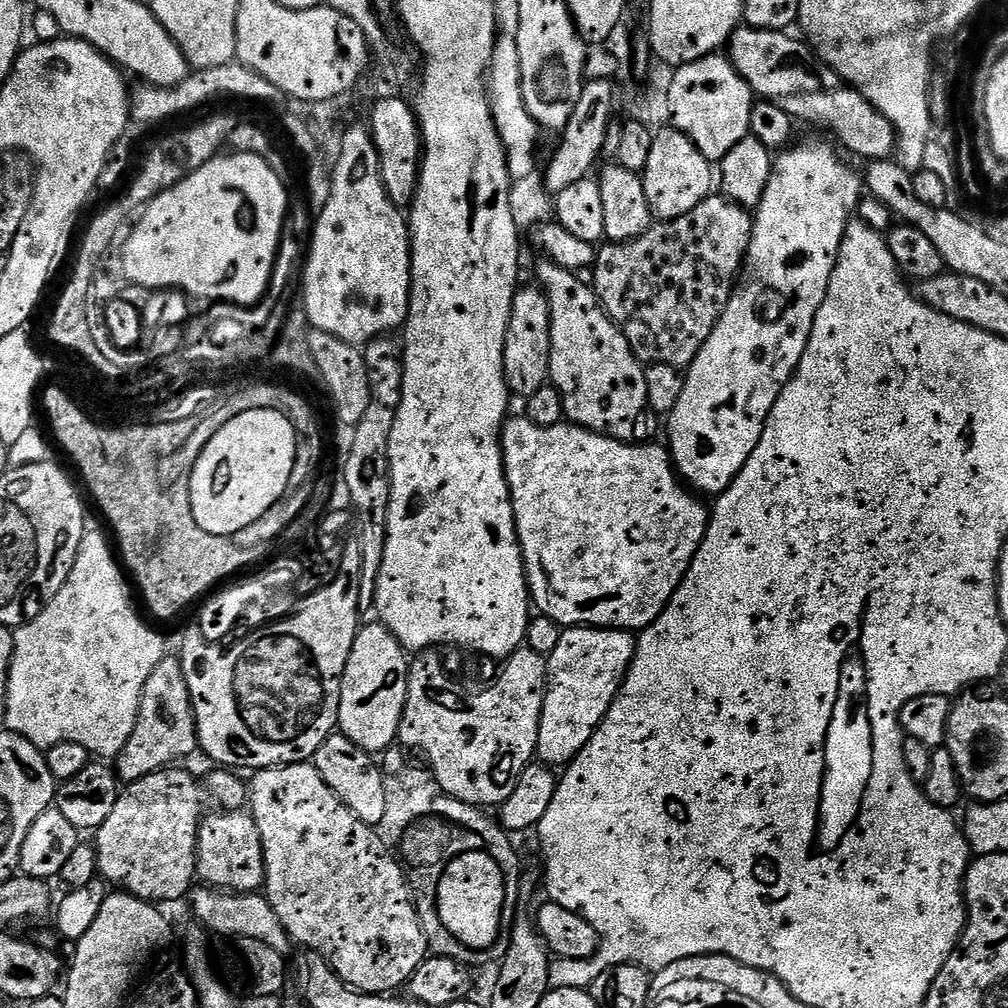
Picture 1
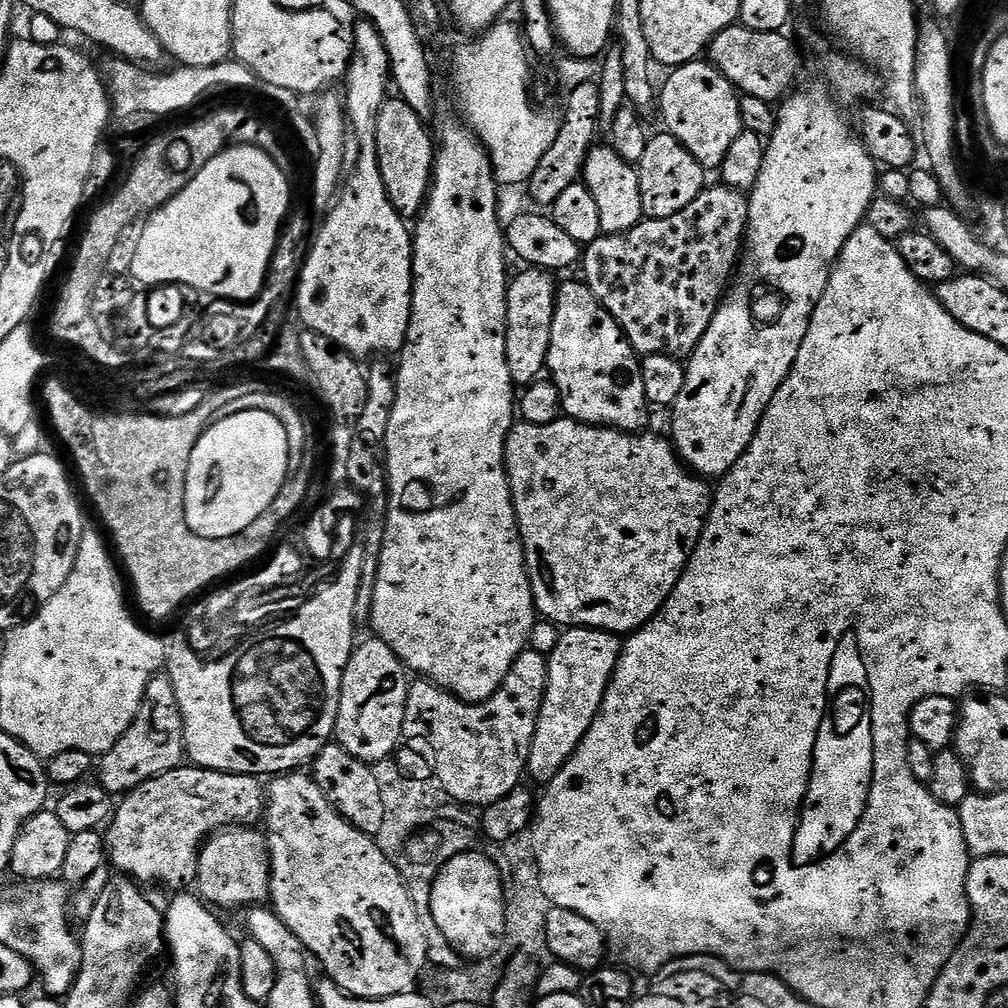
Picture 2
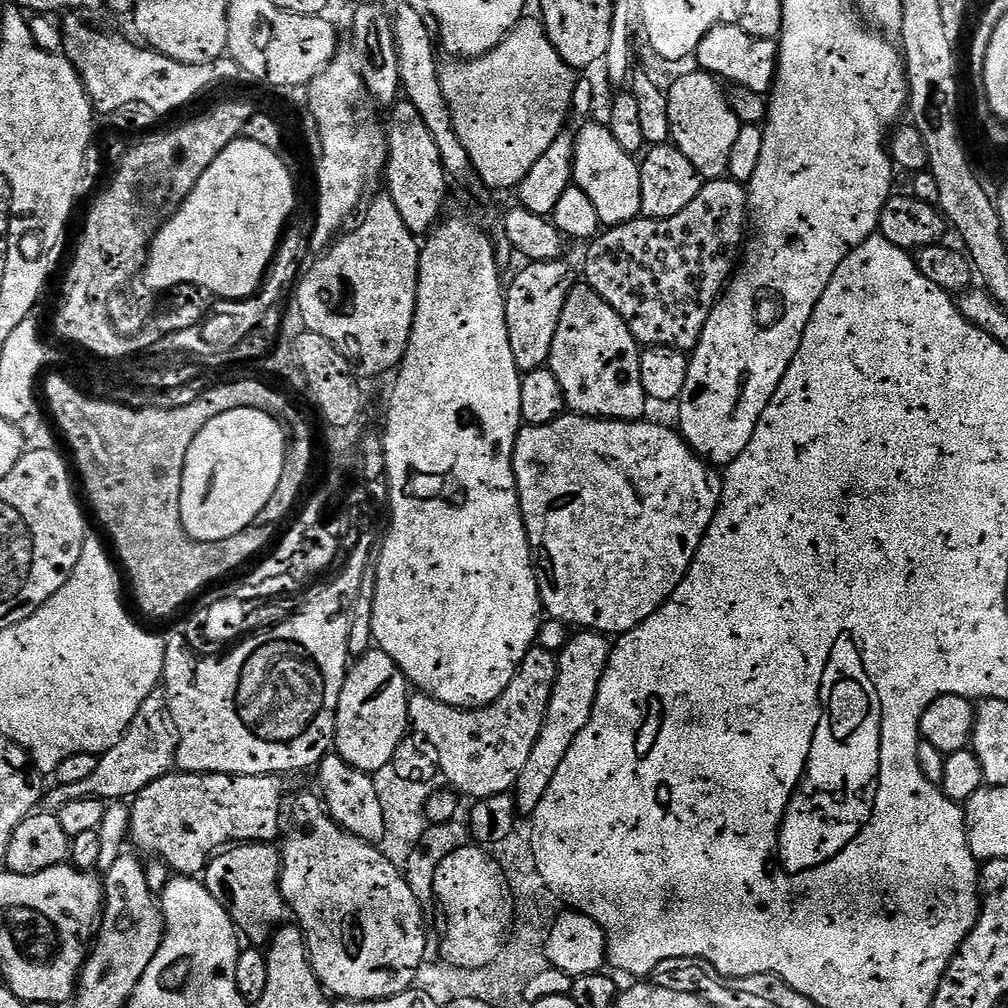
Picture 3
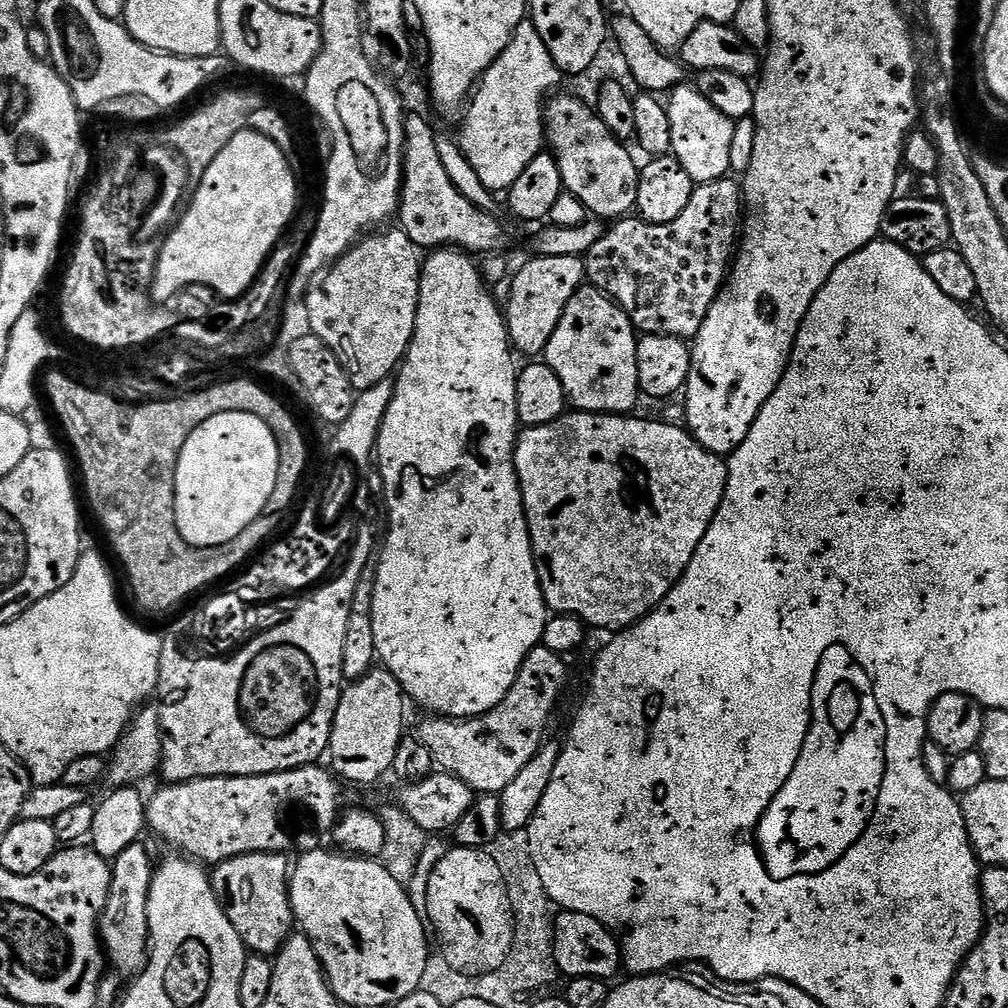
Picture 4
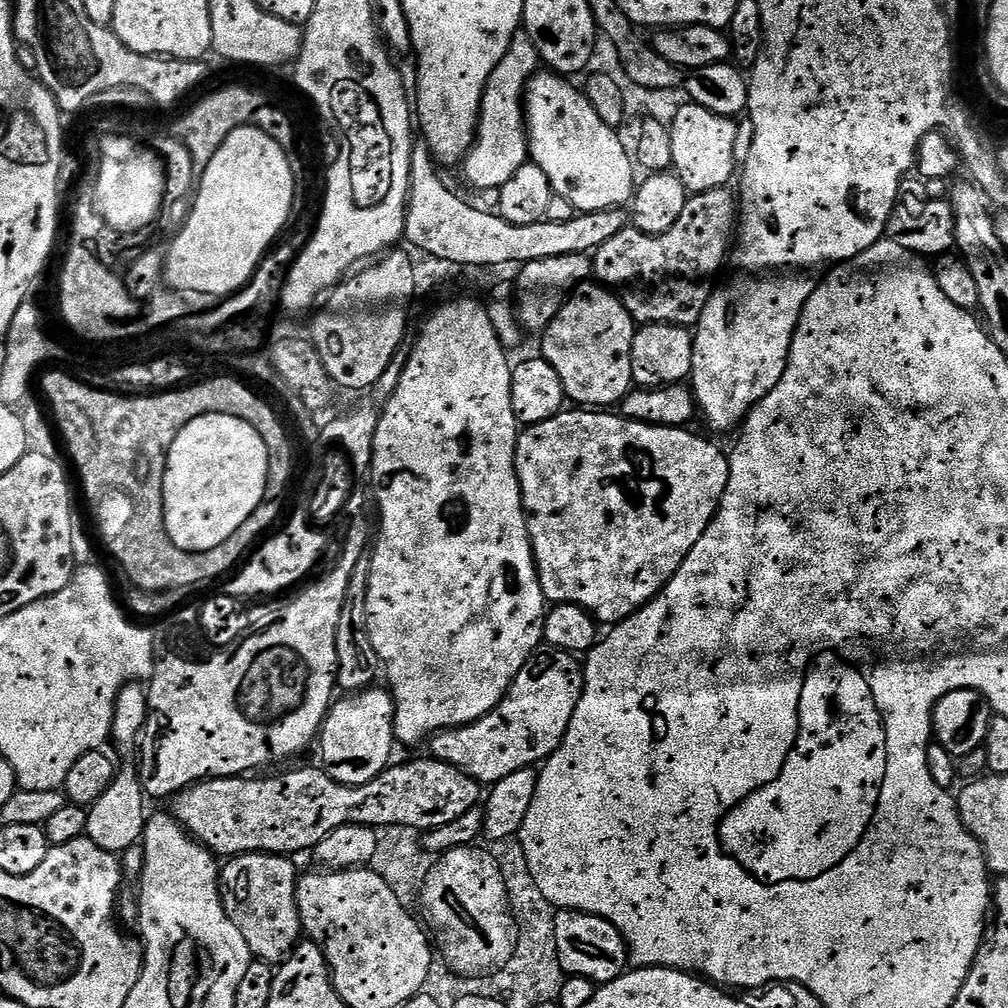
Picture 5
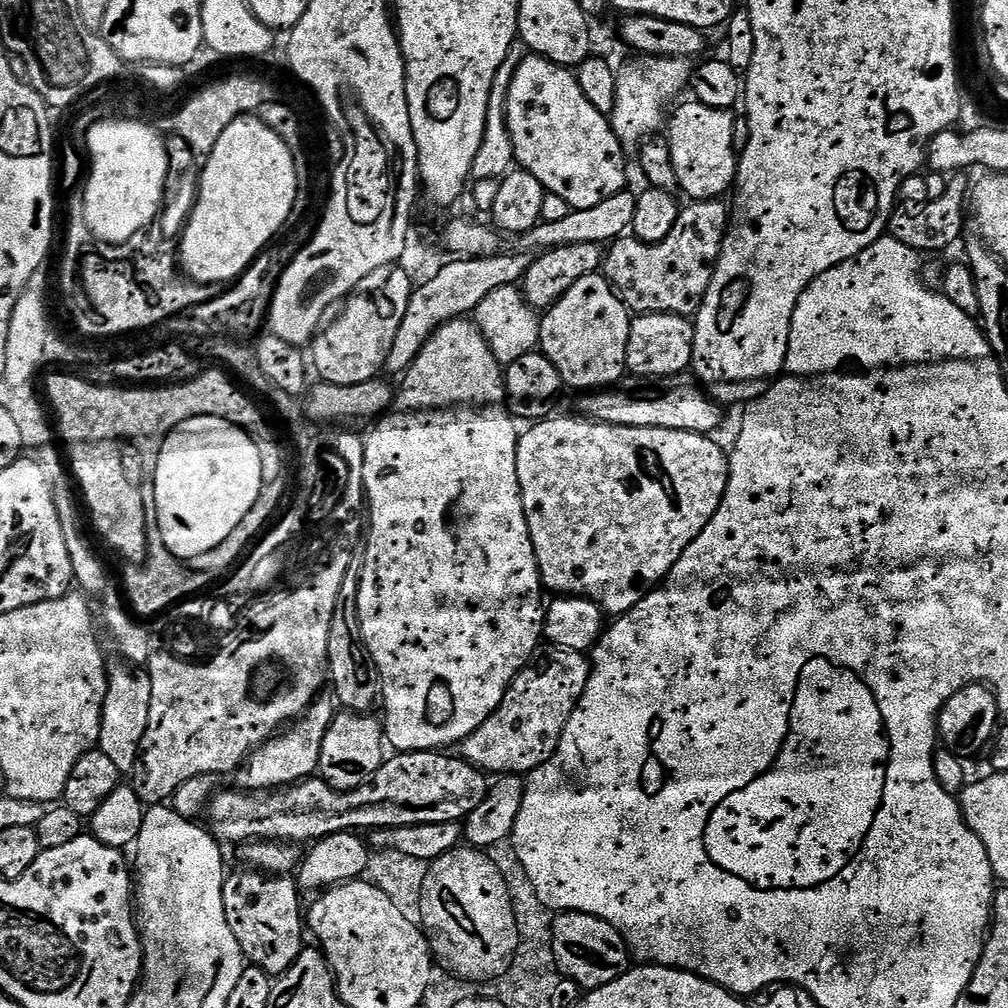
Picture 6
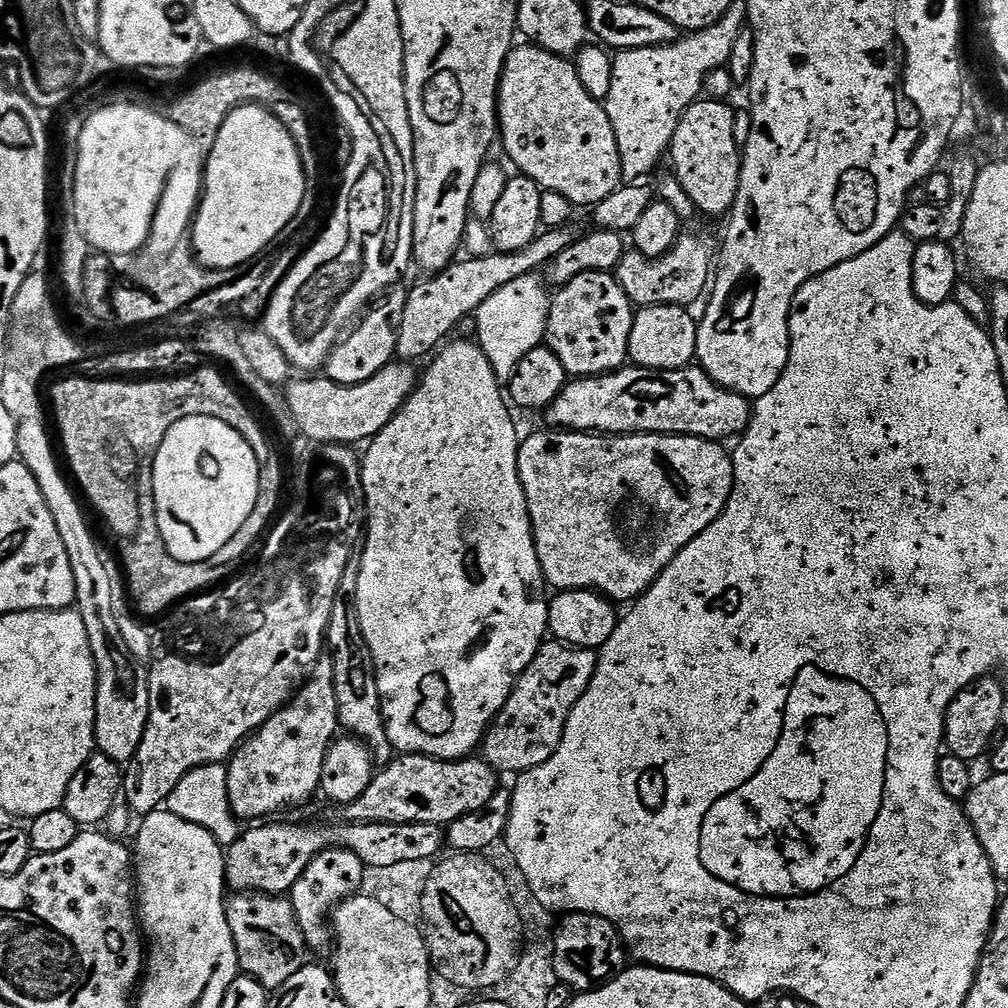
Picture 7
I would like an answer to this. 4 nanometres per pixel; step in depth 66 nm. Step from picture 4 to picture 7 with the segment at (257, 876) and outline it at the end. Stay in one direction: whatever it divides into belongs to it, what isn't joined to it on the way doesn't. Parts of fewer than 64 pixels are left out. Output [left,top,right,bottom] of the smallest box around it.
[226,892,310,990]

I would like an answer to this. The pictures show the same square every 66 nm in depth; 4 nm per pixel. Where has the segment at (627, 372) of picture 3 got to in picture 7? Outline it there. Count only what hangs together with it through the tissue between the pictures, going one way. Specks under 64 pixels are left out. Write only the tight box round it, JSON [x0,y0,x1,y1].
[544,272,634,377]

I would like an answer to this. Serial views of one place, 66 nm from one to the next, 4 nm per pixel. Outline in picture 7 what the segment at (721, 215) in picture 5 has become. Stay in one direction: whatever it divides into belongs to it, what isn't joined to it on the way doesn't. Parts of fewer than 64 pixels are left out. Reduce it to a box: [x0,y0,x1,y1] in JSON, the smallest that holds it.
[614,231,718,308]

